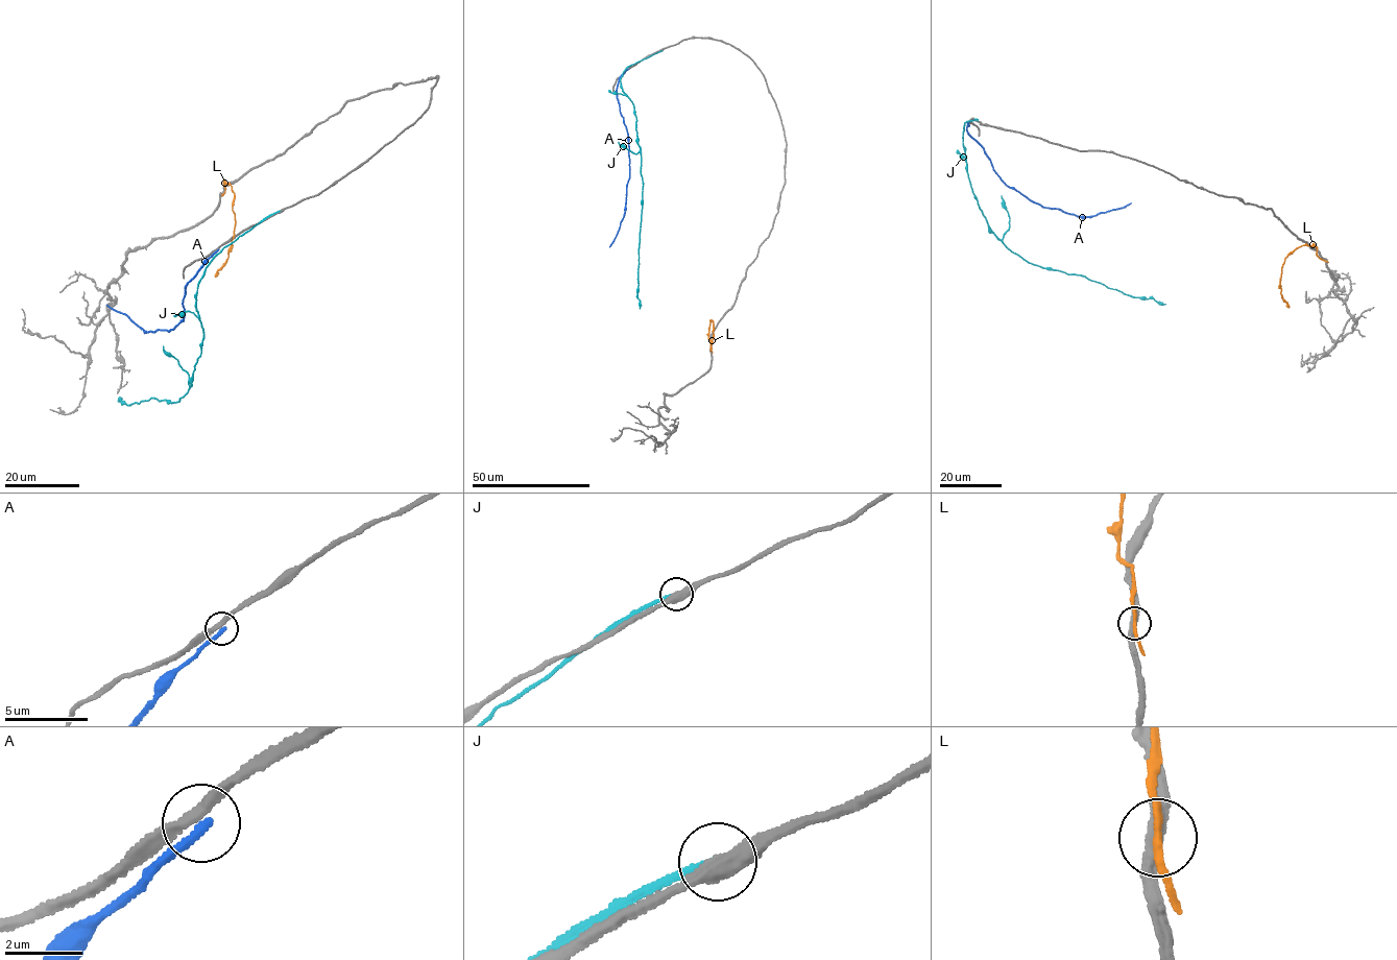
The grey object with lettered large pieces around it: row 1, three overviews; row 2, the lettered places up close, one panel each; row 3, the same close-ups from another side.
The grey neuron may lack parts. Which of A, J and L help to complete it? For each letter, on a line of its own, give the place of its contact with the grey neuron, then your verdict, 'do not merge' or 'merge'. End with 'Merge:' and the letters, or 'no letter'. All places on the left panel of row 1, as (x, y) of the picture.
A: contact (218, 249); do not merge
J: contact (279, 211); do not merge
L: contact (222, 194); do not merge
Merge: no letter

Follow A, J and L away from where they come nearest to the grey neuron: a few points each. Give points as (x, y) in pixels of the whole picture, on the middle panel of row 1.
A: (628, 69), (620, 76), (617, 89), (628, 136), (630, 176), (624, 216), (609, 246)
J: (661, 51), (627, 67), (620, 79), (623, 91), (634, 108), (642, 159), (640, 308)
L: (711, 348), (711, 320), (714, 330), (711, 351)

